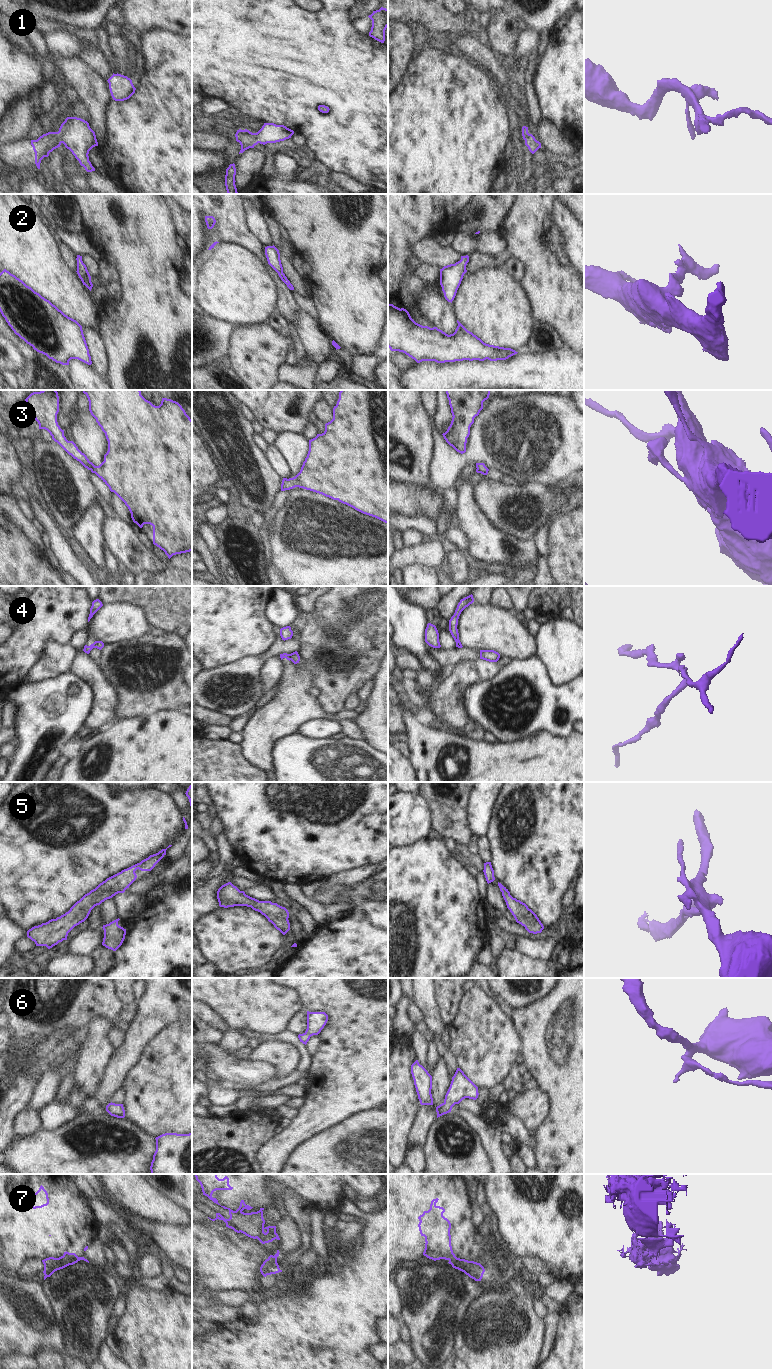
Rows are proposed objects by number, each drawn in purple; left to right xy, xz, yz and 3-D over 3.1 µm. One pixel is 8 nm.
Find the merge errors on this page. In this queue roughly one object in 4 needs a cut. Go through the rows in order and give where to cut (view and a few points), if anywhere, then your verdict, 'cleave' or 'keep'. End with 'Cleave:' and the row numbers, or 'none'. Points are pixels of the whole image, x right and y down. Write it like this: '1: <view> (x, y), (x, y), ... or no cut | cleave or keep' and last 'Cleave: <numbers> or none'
1: no cut | keep
2: no cut | keep
3: no cut | keep
4: xy (93, 643), (94, 647) | cleave
5: no cut | keep
6: no cut | keep
7: xy (63, 1255), (76, 1259), (79, 1257) | cleave
Cleave: 4, 7

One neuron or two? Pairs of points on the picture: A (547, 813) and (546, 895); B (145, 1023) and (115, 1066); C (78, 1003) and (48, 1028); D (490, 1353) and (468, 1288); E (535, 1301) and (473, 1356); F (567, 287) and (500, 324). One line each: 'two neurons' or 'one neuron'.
A: one neuron
B: one neuron
C: one neuron
D: two neurons
E: one neuron
F: two neurons

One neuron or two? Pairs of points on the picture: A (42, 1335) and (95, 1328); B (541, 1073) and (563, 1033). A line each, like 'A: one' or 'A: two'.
A: two
B: one

